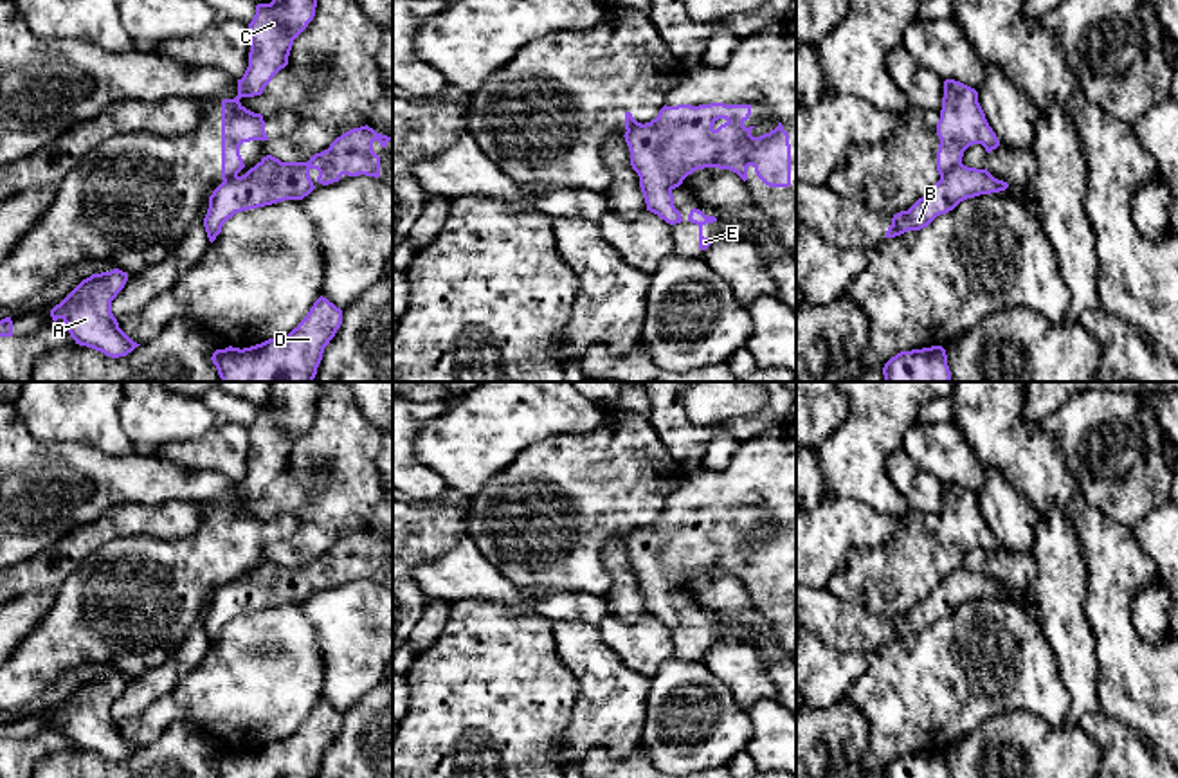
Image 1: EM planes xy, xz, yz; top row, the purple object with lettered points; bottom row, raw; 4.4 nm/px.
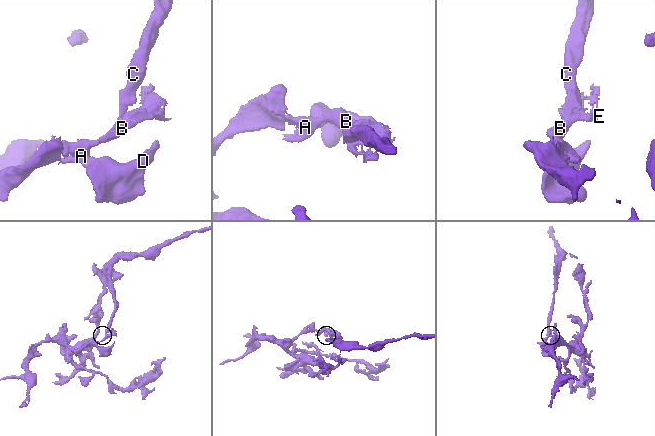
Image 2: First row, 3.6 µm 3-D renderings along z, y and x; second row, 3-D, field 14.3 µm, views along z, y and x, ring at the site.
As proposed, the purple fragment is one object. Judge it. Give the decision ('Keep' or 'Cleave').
Cleave

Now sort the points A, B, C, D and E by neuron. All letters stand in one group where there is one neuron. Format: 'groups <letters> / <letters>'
groups A B D E / C

